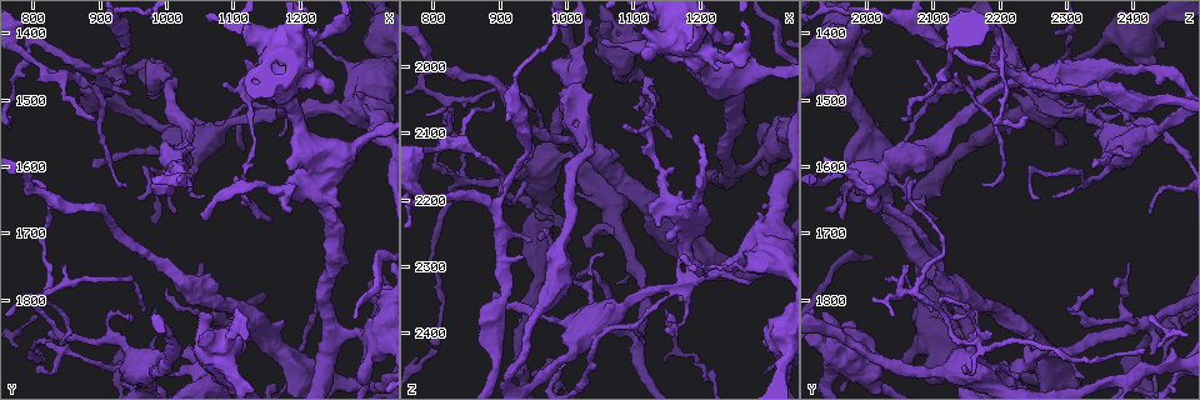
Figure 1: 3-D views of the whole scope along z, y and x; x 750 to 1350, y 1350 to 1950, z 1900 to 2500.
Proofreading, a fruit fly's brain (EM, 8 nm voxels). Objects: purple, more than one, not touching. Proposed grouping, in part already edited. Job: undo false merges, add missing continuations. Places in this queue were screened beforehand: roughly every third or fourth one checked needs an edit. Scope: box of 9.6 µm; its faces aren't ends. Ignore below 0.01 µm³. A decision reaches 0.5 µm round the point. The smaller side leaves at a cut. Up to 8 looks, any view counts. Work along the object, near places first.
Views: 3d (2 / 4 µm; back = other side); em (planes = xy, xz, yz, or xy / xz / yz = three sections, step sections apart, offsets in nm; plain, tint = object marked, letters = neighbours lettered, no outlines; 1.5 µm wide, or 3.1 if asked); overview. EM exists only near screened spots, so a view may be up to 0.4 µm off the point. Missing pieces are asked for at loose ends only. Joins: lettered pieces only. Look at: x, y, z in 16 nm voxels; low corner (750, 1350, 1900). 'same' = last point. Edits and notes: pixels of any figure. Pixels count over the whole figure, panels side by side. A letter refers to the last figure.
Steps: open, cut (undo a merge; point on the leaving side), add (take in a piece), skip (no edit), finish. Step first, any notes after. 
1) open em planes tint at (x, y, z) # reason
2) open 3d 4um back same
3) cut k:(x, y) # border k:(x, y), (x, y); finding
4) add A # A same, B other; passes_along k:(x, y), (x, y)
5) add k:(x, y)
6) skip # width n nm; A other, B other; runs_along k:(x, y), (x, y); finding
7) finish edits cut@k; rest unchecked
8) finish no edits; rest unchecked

open em xy step 8 tint at (1035, 1620, 1940) # sharp bend

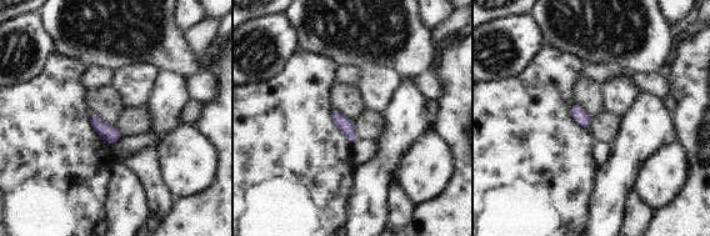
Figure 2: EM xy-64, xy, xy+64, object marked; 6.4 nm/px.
open em planes letters same # another direction

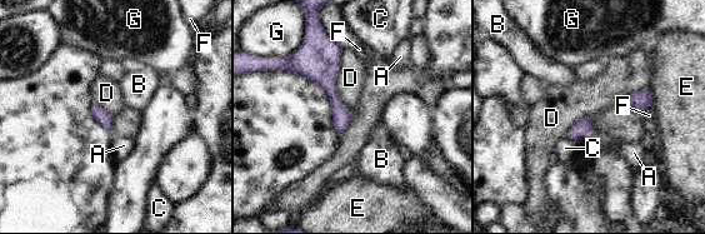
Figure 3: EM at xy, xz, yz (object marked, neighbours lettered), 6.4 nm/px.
skip # A other, B other, C other, D other, E other, F other, G other; one cell here

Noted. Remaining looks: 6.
open 3d 2um at (845, 1745, 2060) # thin end

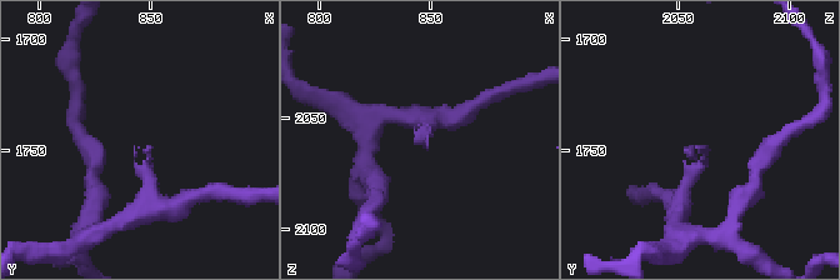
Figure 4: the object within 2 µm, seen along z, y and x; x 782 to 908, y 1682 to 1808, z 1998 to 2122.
open em planes letters at (848, 1749, 2063) # now the EM

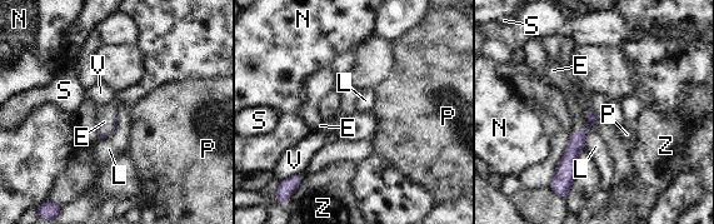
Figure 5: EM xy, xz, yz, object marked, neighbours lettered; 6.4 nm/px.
add E # longest_contact L 170 nm; E same, L other, N other, P other, S other, V other, Z other; it goes on there

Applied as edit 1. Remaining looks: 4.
open 3d 2um at (960, 1645, 2260) # thin end

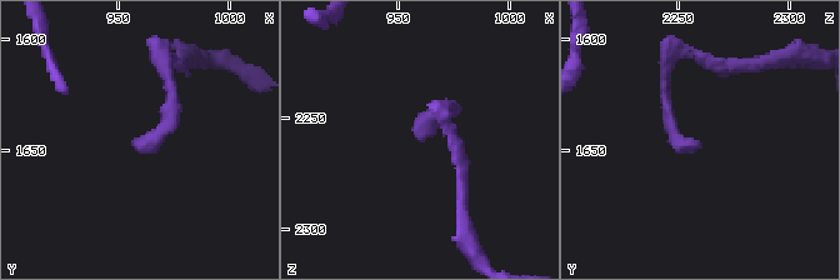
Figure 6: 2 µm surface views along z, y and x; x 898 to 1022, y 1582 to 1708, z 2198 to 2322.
open em yz step 8 tint at (958, 1645, 2258) # need the tissue

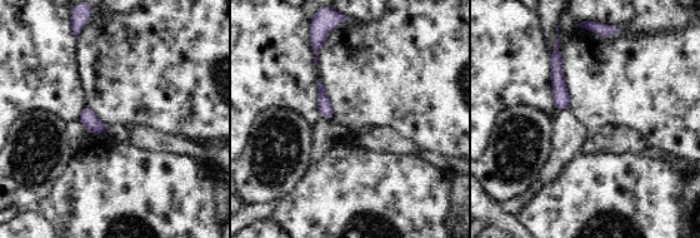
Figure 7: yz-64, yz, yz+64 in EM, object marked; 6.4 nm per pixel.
open em planes letters same

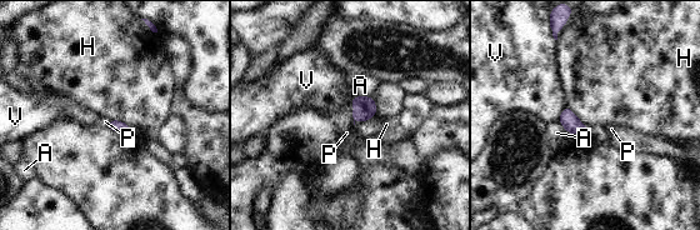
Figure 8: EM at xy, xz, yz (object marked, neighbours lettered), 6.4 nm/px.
skip # longest_contact H 200 nm; A other, H other, P other, V other; border 8:(566, 106), (589, 128); none of them fits

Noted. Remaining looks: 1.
finish edits add@5; rest unchecked

